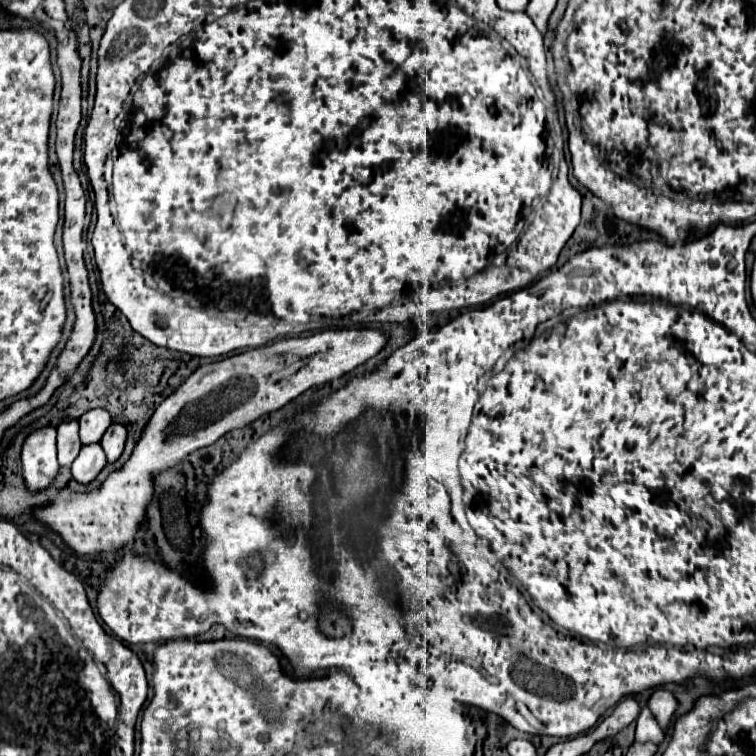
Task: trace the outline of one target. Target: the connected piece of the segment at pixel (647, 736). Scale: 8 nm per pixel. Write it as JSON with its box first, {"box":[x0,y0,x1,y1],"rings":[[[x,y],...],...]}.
{"box":[636,707,664,745],"rings":[[[644,707],[638,721],[636,721],[636,741],[638,743],[656,743],[660,745],[664,741],[664,733],[660,727],[654,723],[654,717],[650,715],[650,709]]]}

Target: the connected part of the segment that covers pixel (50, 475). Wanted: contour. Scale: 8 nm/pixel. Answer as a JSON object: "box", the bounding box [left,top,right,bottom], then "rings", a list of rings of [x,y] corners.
{"box":[22,427,58,493],"rings":[[[46,427],[28,435],[22,447],[22,475],[26,489],[32,493],[50,489],[54,485],[58,469],[56,429]]]}

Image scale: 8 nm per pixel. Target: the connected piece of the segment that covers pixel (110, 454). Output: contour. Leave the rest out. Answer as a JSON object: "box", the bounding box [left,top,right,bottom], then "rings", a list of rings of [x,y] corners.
{"box":[100,423,126,463],"rings":[[[112,423],[100,441],[108,463],[116,463],[120,459],[124,451],[124,443],[126,443],[126,427],[120,423]]]}

